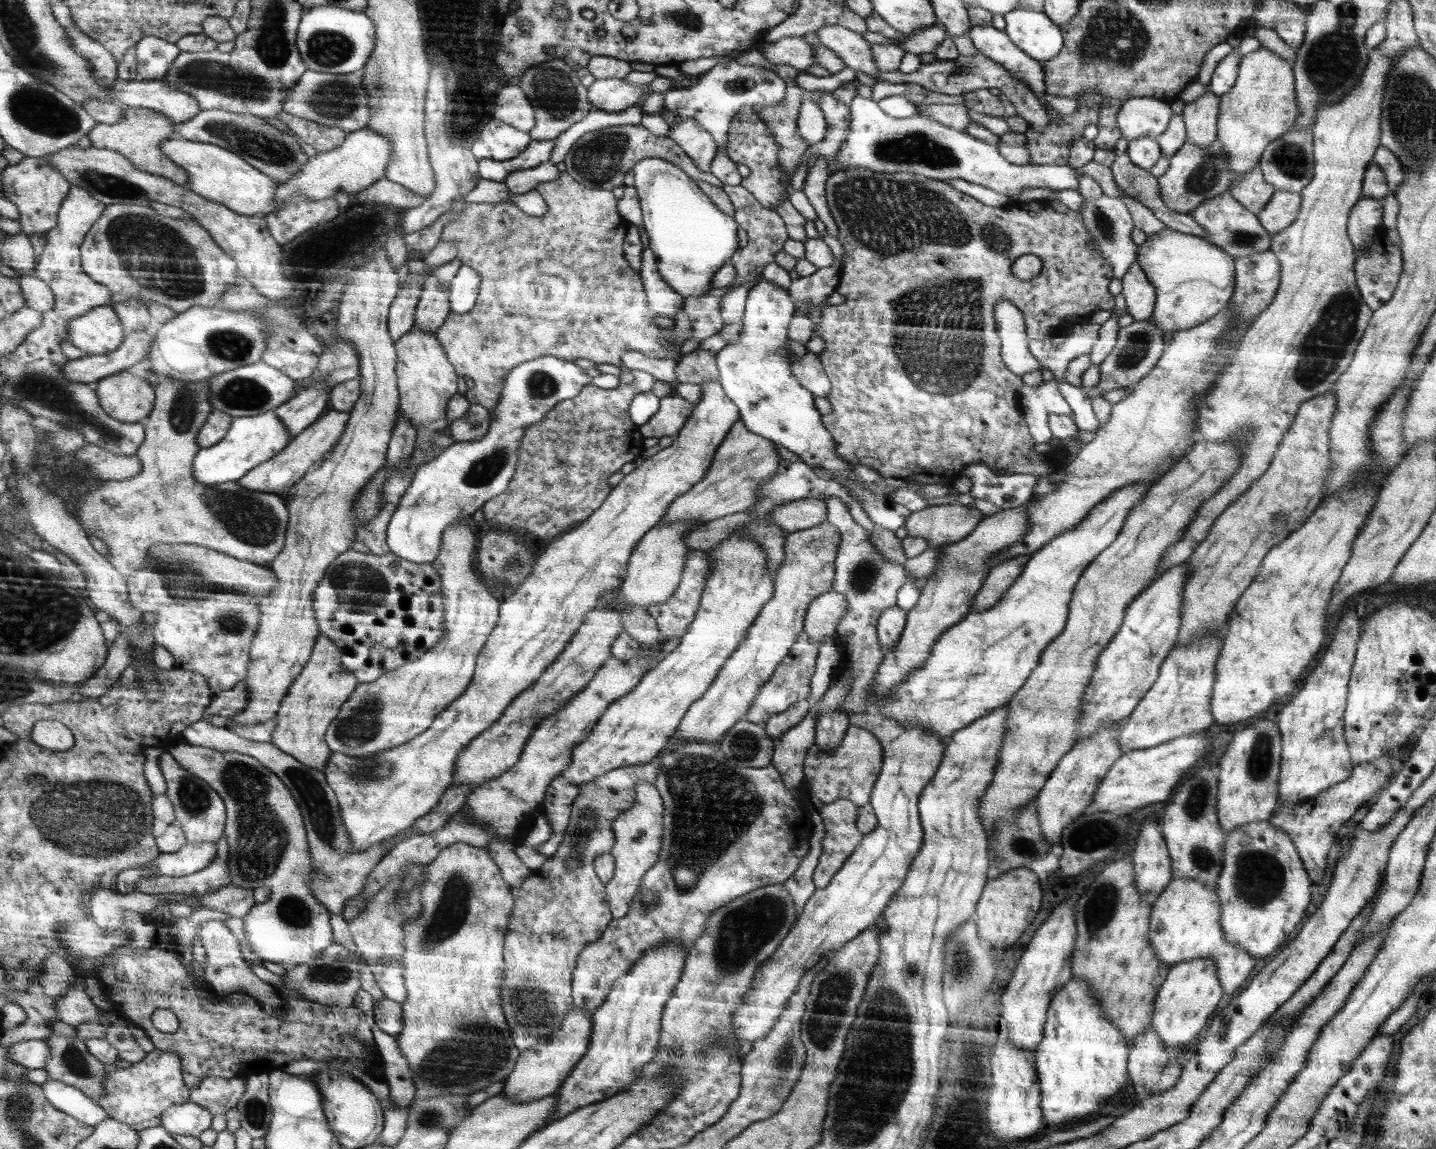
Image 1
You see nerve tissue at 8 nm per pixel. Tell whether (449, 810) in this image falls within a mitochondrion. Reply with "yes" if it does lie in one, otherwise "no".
no

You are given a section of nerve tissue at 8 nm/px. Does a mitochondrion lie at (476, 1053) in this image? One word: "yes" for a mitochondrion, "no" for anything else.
yes

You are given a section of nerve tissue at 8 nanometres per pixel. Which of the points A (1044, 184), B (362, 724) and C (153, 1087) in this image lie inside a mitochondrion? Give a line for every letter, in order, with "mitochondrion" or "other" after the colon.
A: other
B: mitochondrion
C: other

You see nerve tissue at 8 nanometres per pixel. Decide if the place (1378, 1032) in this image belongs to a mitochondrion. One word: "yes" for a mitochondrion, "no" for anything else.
no

